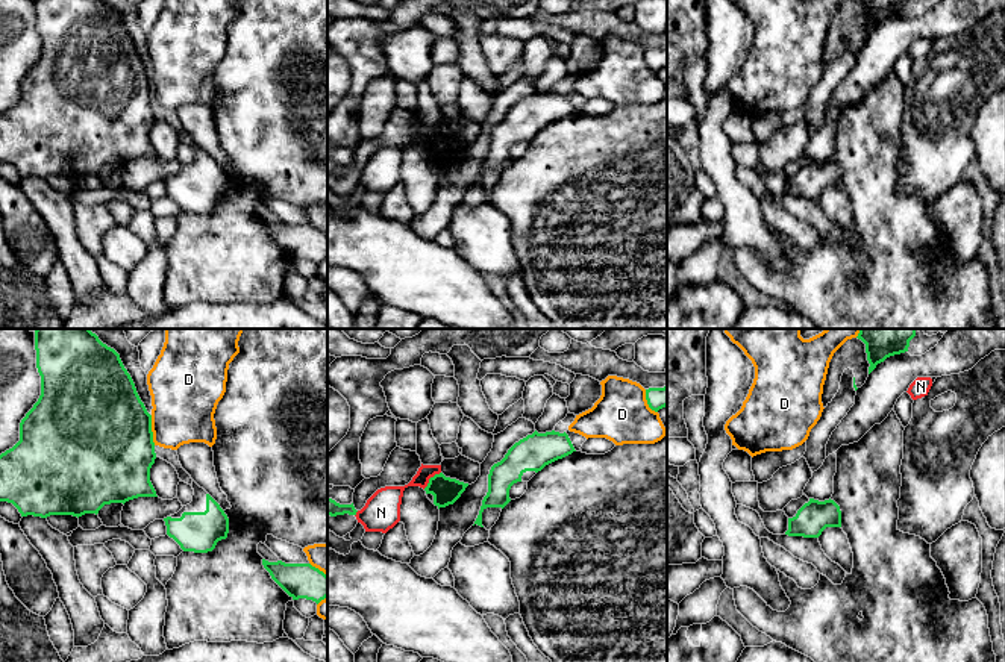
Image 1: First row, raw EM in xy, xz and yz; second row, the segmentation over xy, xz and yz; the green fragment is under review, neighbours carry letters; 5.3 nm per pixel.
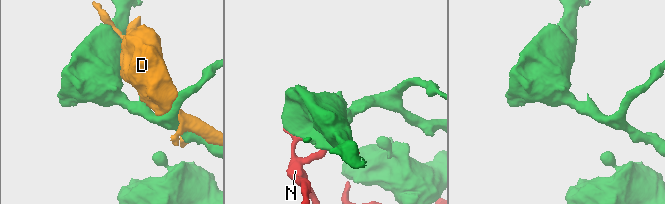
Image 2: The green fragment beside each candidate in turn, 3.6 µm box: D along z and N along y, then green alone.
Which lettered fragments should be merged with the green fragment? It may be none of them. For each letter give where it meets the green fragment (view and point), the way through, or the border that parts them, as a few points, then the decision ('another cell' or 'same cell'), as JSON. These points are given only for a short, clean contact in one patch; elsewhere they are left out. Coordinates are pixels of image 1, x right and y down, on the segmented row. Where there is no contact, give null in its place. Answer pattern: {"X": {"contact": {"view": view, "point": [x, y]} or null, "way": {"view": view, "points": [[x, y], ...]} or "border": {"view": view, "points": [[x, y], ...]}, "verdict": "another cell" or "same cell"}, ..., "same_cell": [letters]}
{"D": {"contact": {"view": "xy", "point": [150, 430]}, "verdict": "another cell"}, "N": {"contact": {"view": "xz", "point": [429, 479]}, "verdict": "another cell"}, "same_cell": []}

